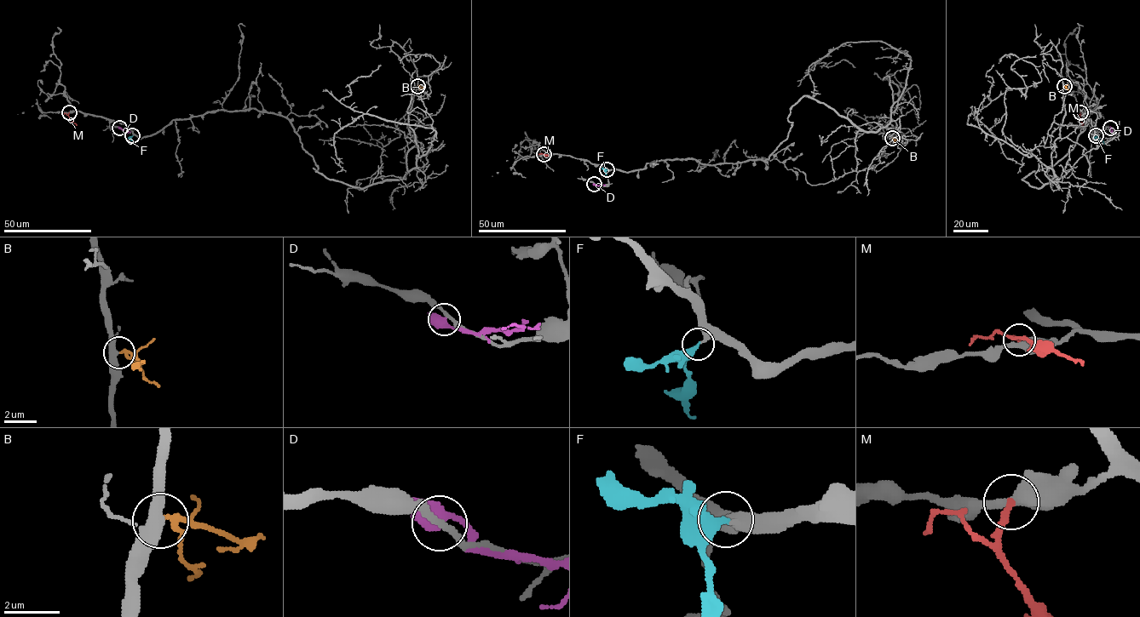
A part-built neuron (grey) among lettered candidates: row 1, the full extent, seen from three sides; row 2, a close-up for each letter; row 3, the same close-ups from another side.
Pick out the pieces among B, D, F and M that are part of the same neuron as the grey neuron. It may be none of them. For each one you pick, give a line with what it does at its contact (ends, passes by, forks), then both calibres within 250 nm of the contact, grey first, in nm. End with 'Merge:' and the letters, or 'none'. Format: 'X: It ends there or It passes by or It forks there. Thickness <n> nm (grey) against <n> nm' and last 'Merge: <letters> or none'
B: It ends there. Thickness 360 nm (grey) against 190 nm
F: It ends there. Thickness 320 nm (grey) against 360 nm
Merge: B, F

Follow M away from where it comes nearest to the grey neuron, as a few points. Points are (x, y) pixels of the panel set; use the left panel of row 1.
M: (69, 112), (68, 117), (77, 124)

